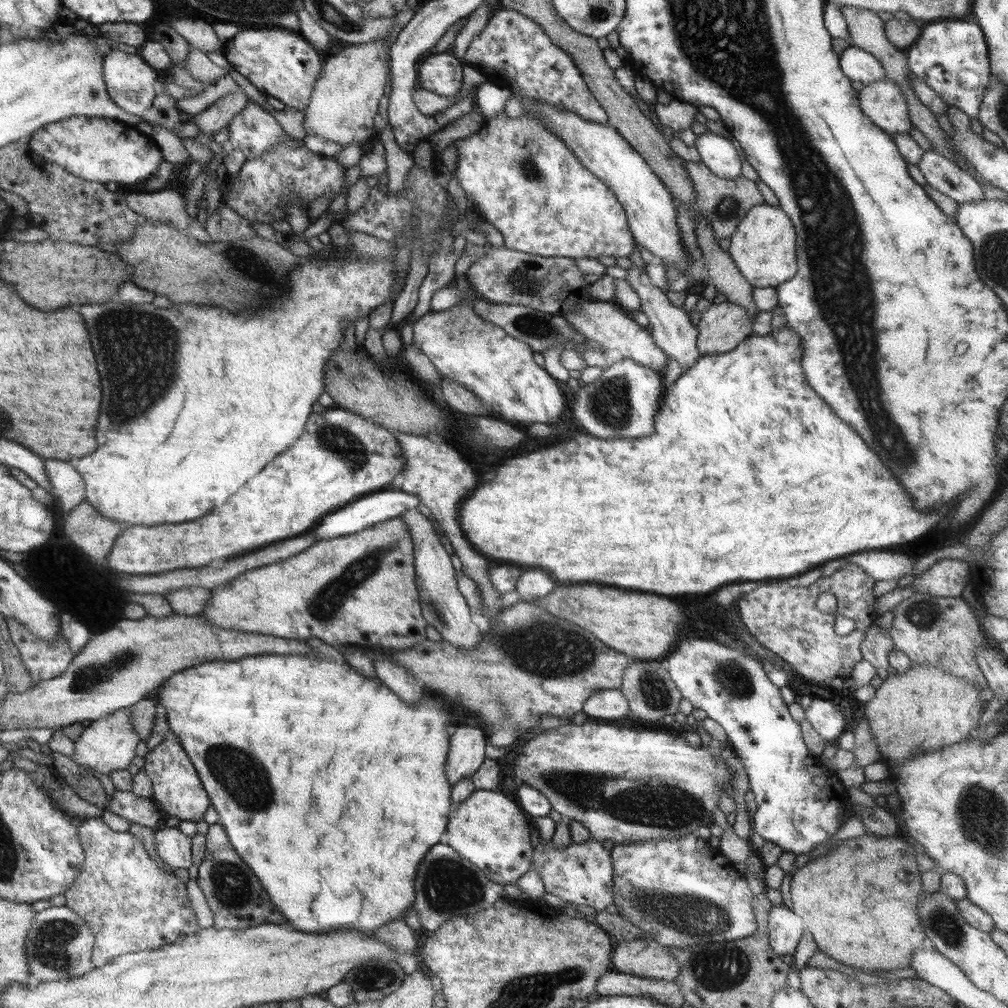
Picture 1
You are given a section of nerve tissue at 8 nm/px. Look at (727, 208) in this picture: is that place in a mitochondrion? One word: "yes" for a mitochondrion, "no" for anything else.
yes

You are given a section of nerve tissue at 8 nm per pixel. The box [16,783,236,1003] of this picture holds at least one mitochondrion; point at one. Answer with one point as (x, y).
(51, 945)

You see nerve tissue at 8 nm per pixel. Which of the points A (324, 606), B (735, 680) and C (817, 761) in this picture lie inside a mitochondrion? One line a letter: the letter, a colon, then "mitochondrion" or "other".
A: mitochondrion
B: mitochondrion
C: other

